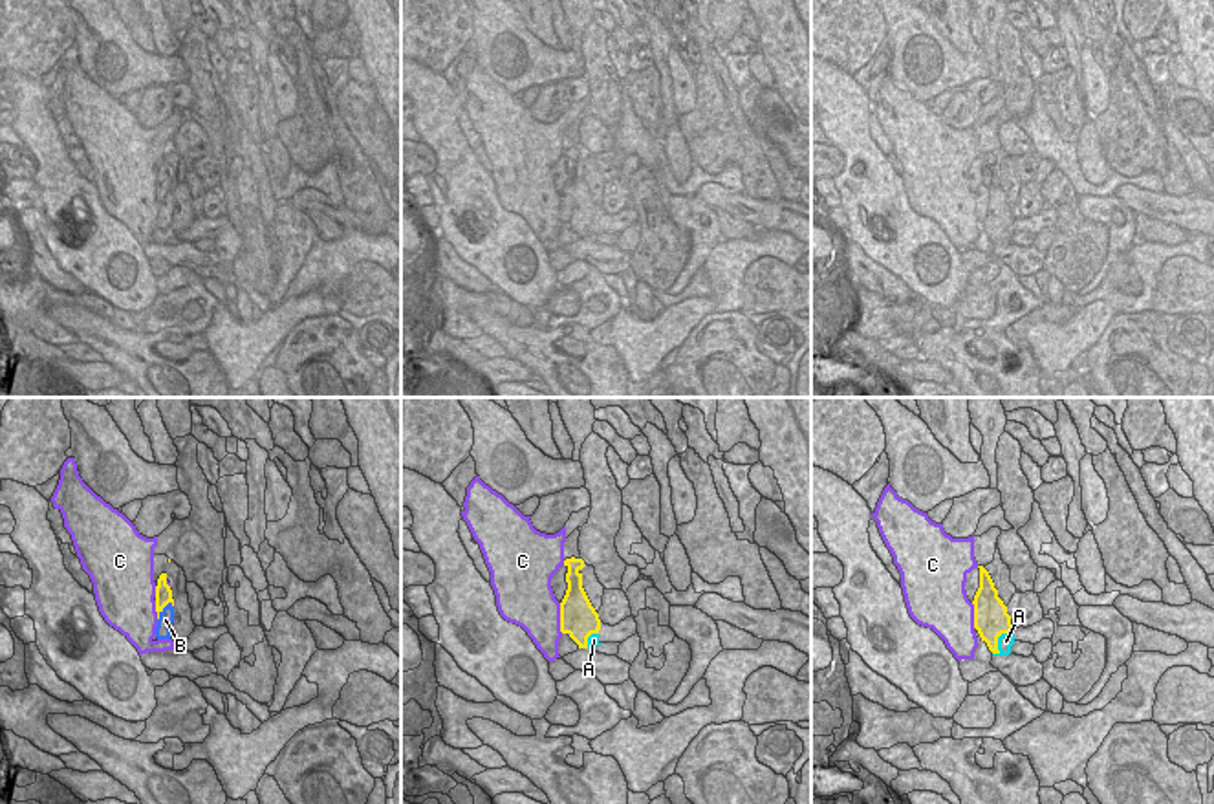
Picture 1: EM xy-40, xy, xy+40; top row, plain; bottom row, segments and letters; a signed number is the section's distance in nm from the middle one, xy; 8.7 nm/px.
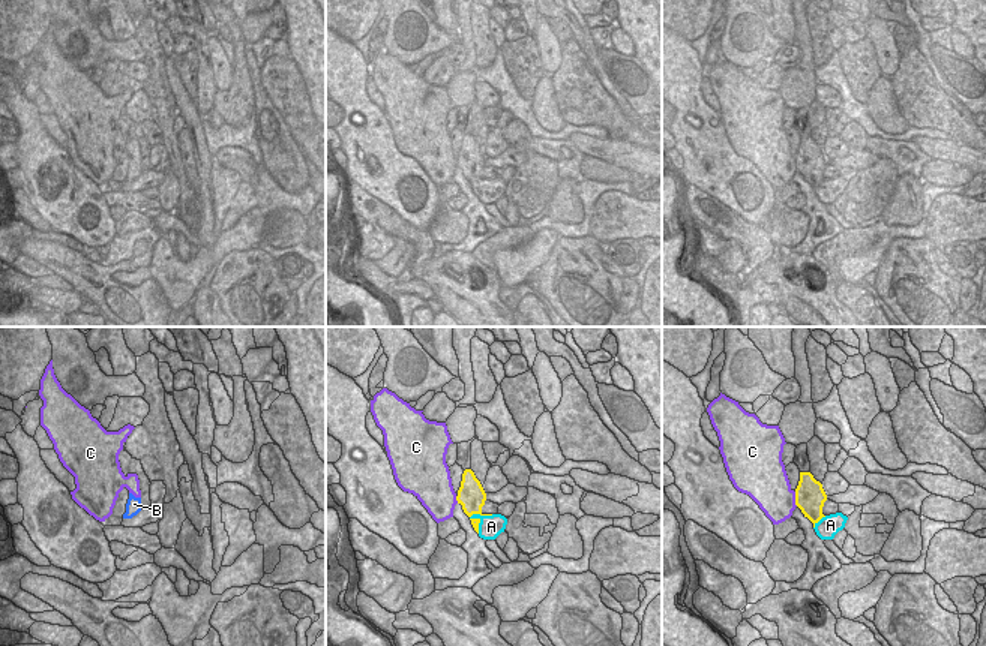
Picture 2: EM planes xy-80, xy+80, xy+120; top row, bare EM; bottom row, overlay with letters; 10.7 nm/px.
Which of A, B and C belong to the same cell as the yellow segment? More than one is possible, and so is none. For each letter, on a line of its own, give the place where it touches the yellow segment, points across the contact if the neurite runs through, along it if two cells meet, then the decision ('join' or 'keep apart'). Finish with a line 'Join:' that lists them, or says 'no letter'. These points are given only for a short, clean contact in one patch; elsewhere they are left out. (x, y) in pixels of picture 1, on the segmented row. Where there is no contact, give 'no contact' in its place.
A: contact xy+40 (997, 641); border xy+40 (1011, 629), (998, 638), (998, 651), (993, 654); keep apart
B: contact xy-40 (162, 610); way xy-40 (163, 594), (162, 610), (165, 619); join
C: contact xy (561, 618); keep apart
Join: B

